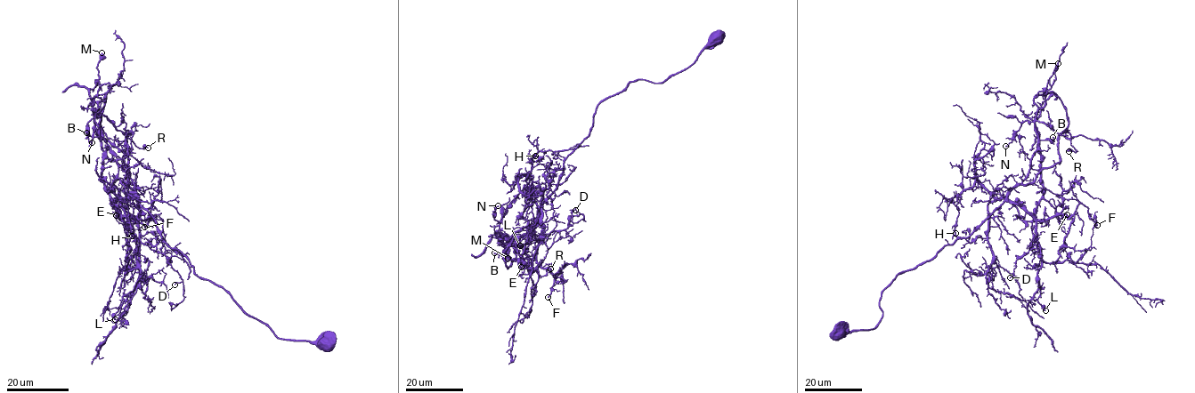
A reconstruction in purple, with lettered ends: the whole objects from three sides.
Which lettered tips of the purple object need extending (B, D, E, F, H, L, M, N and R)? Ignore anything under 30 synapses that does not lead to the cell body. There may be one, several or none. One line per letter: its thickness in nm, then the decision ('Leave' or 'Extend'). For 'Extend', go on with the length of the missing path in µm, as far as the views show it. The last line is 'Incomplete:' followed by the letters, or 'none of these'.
B: Thickness 200 nm. Leave
D: Thickness 110 nm. Leave
E: Thickness 150 nm. Leave
F: Thickness 140 nm. Leave
H: Thickness 160 nm. Leave
L: Thickness 240 nm. Leave
M: Thickness 420 nm. Leave
N: Thickness 150 nm. Leave
R: Thickness 240 nm. Leave
Incomplete: none of these

